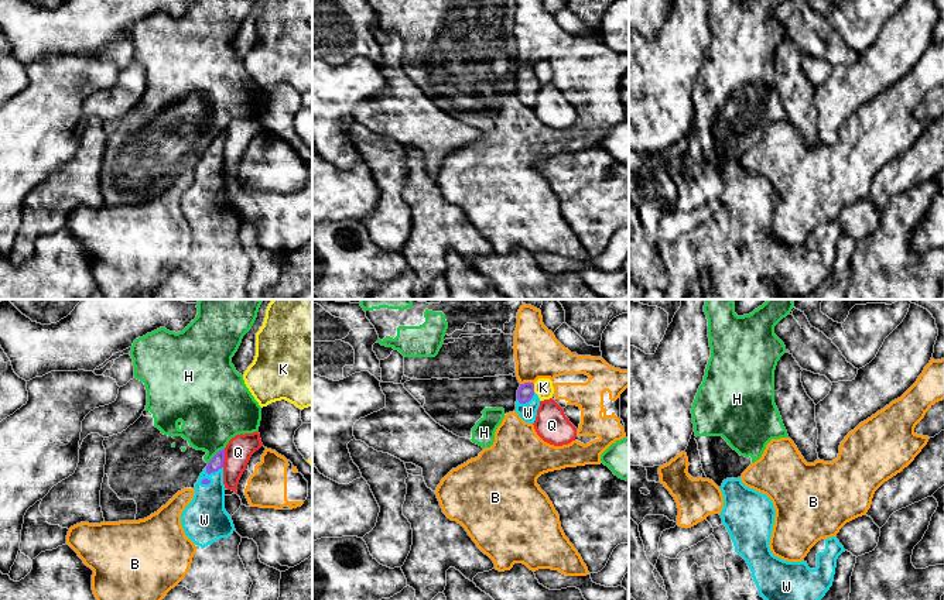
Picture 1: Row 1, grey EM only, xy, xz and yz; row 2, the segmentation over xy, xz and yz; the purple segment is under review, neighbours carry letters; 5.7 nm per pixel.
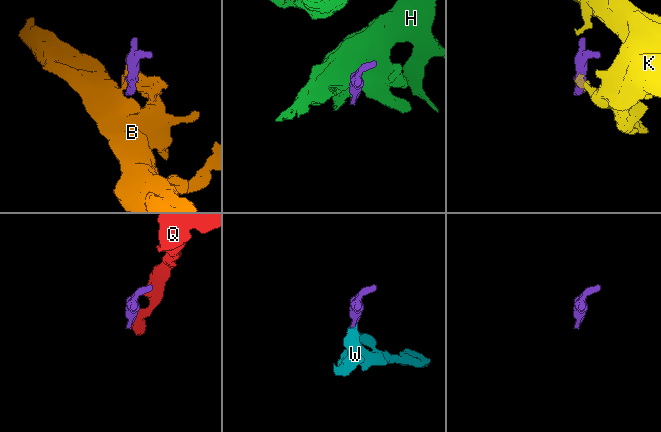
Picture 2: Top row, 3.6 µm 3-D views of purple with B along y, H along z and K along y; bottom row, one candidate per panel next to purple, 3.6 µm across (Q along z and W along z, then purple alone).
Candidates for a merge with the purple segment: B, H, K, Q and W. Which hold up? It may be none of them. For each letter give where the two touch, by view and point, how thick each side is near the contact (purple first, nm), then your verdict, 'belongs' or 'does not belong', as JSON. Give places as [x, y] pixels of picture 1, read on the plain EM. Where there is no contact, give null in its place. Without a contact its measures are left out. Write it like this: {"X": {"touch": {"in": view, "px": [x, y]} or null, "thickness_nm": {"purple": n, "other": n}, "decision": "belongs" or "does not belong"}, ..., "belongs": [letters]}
{"B": {"touch": {"in": "xz", "px": [526, 67]}, "thickness_nm": {"purple": 90, "other": 280}, "decision": "does not belong"}, "H": {"touch": {"in": "xy", "px": [215, 139]}, "thickness_nm": {"purple": 70, "other": 380}, "decision": "does not belong"}, "K": {"touch": {"in": "xz", "px": [533, 72]}, "thickness_nm": {"purple": 90, "other": 110}, "decision": "does not belong"}, "Q": {"touch": {"in": "xy", "px": [223, 141]}, "thickness_nm": {"purple": 70, "other": 160}, "decision": "does not belong"}, "W": {"touch": {"in": "xy", "px": [214, 156]}, "thickness_nm": {"purple": 70, "other": 220}, "decision": "belongs"}, "belongs": ["W"]}

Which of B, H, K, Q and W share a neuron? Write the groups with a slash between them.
B / H / K / Q / W

